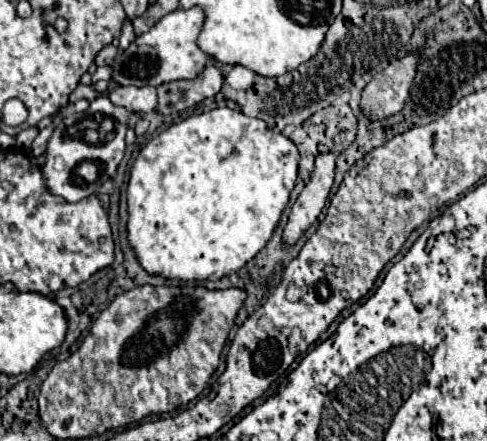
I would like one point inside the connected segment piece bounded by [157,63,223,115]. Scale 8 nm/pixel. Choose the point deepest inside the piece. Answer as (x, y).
(174, 96)

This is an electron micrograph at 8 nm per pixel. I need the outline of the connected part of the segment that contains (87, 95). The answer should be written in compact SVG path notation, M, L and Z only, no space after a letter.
M77 85L77 89L69 95L69 103L75 103L77 99L89 99L93 101L97 97L97 93L91 89L91 87L85 87L85 85Z

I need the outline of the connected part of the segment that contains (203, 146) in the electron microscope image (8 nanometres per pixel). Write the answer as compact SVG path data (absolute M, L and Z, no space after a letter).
M217 107L213 111L193 115L181 123L171 125L169 129L161 131L157 137L153 137L137 155L131 173L129 173L129 187L127 187L127 239L129 245L139 261L139 265L149 273L149 275L161 275L165 279L177 279L177 281L217 281L237 269L241 269L247 261L251 261L271 239L273 229L277 227L283 209L289 201L291 189L295 187L297 179L297 161L299 161L299 151L297 147L283 137L281 133L275 133L269 129L269 125L261 119L253 119L243 115L241 111L233 111L229 107Z

